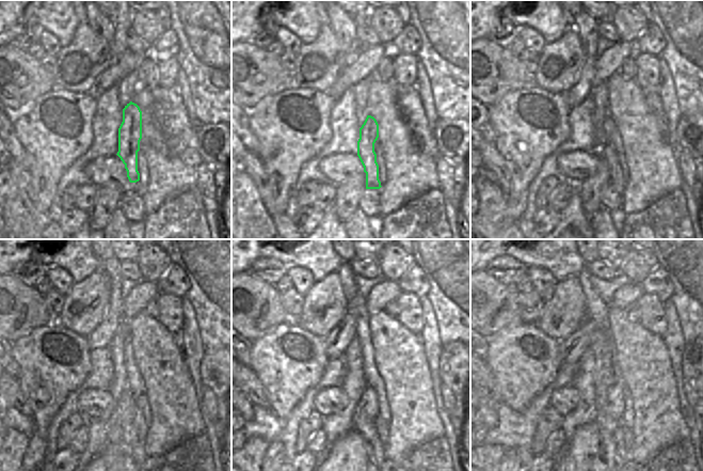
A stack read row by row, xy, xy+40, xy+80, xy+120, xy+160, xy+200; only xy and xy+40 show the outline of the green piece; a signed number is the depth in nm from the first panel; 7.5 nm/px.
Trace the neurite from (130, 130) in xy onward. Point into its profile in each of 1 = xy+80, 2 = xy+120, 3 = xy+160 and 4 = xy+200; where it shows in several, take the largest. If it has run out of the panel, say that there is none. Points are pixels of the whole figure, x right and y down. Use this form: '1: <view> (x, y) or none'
1: xy+80 (617, 182)
2: xy+120 (142, 427)
3: xy+160 (382, 428)
4: xy+200 (627, 432)

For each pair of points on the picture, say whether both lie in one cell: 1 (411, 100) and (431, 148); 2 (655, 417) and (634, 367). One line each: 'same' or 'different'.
1: same
2: same

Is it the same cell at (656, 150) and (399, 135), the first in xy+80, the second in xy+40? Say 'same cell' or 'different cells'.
same cell

